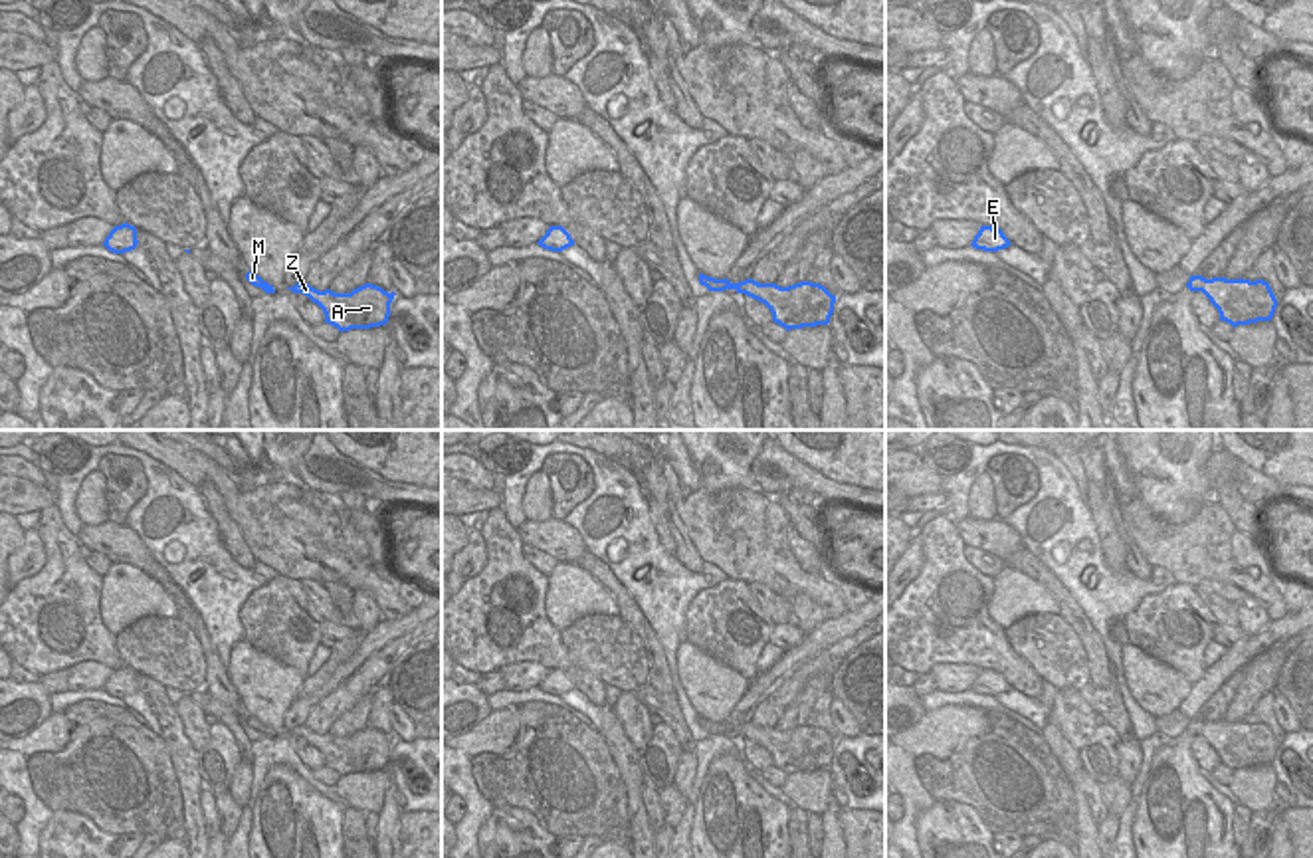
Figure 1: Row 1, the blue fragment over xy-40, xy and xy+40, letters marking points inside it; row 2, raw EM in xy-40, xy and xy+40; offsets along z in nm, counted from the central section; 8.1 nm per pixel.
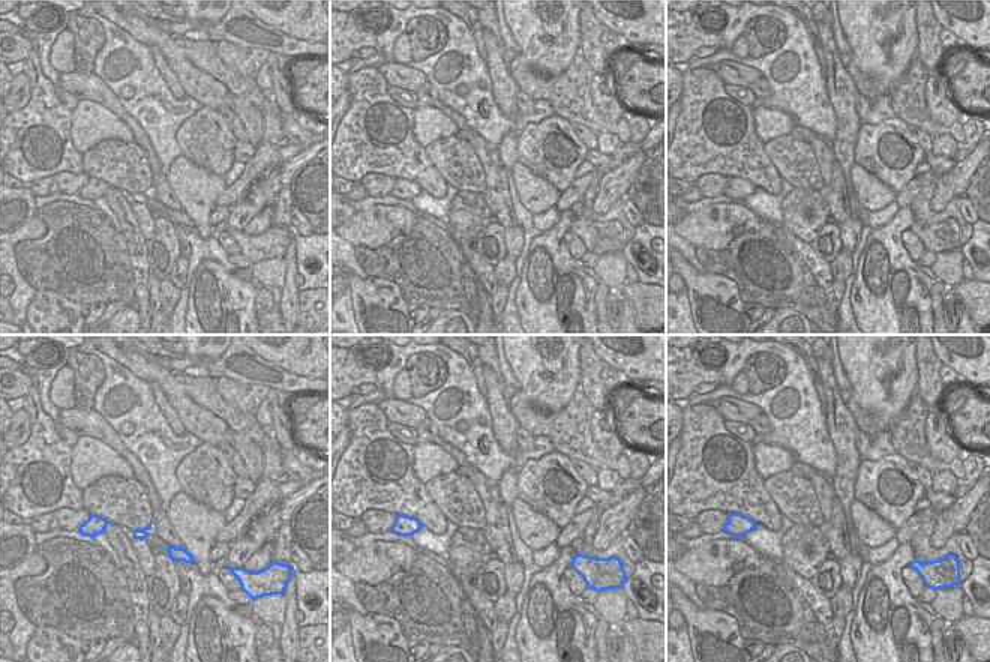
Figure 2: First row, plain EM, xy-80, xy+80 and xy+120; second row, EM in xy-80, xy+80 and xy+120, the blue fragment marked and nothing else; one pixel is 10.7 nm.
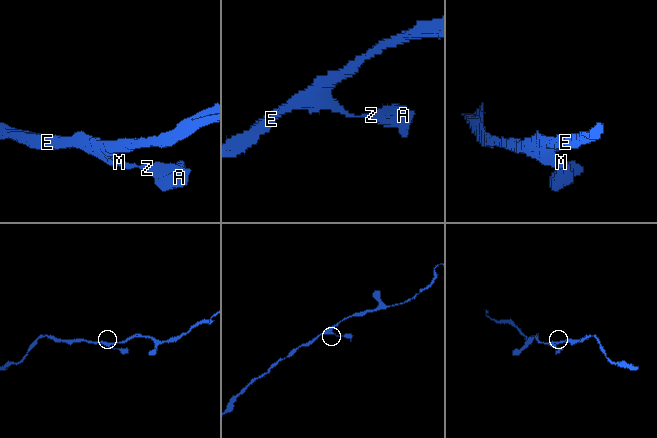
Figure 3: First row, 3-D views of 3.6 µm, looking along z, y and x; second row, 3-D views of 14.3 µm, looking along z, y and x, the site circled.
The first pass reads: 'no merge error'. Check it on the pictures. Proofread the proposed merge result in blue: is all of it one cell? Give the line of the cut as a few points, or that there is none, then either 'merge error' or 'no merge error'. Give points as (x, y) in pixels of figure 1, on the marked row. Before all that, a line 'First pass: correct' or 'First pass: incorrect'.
First pass: correct
cut none; no merge error

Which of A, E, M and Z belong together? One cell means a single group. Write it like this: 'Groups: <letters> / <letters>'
Groups: A E M Z

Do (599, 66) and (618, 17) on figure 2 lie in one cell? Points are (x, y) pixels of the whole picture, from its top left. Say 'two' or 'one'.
two

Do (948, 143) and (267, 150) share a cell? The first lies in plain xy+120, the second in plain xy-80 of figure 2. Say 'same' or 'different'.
different

